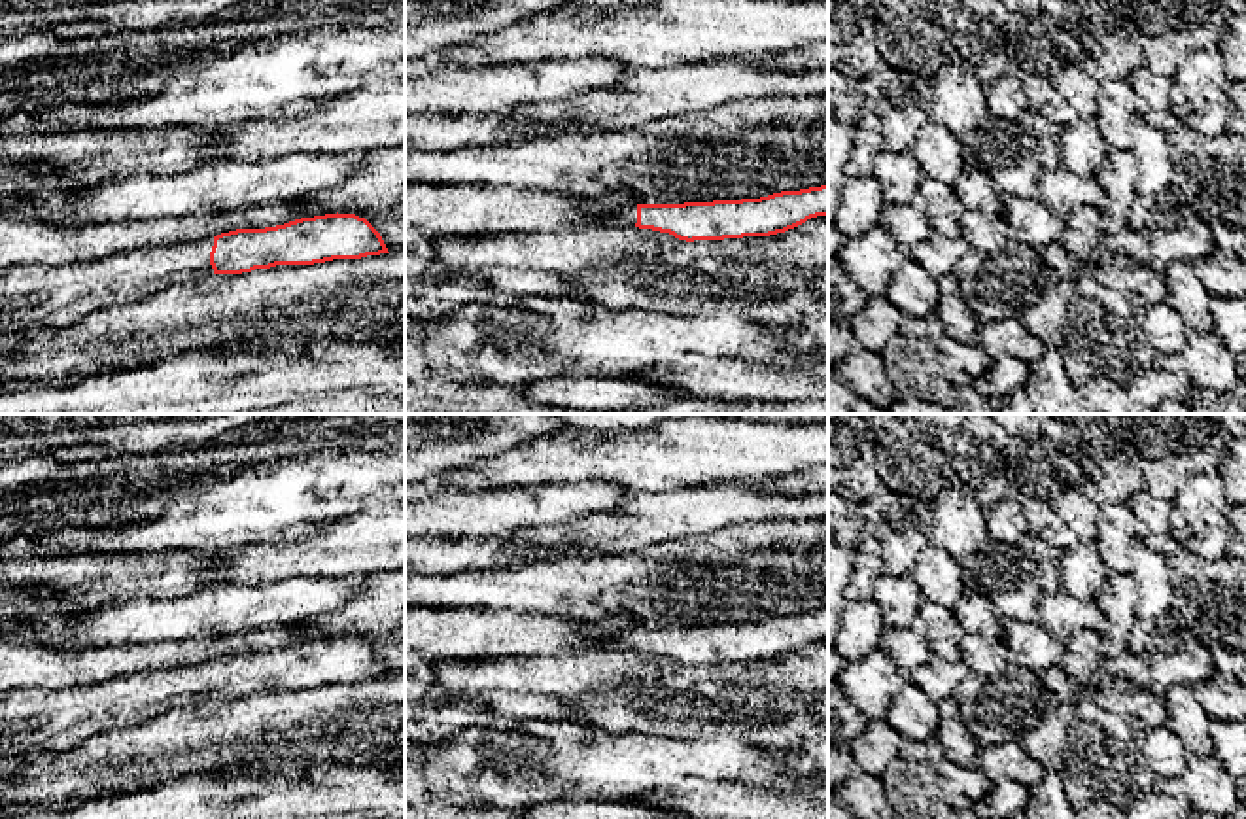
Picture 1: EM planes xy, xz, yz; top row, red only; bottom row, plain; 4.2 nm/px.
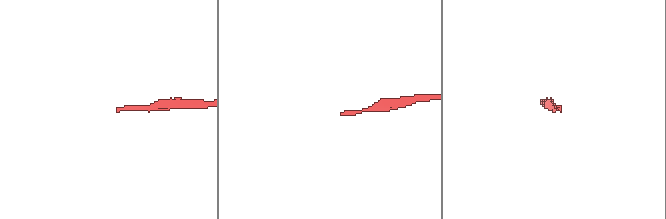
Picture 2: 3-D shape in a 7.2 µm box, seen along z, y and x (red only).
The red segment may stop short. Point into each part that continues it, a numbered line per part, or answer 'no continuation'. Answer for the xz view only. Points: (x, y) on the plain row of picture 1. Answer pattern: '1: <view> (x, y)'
1: xz (628, 640)

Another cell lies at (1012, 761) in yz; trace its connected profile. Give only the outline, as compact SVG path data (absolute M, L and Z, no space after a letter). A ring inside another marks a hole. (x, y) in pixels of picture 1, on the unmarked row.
M1019 741L979 747L976 768L993 783L1006 777L1029 791L1034 791L1046 774L1042 764Z

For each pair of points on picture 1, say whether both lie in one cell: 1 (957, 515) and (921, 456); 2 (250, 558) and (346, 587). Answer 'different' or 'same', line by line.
1: different
2: different

